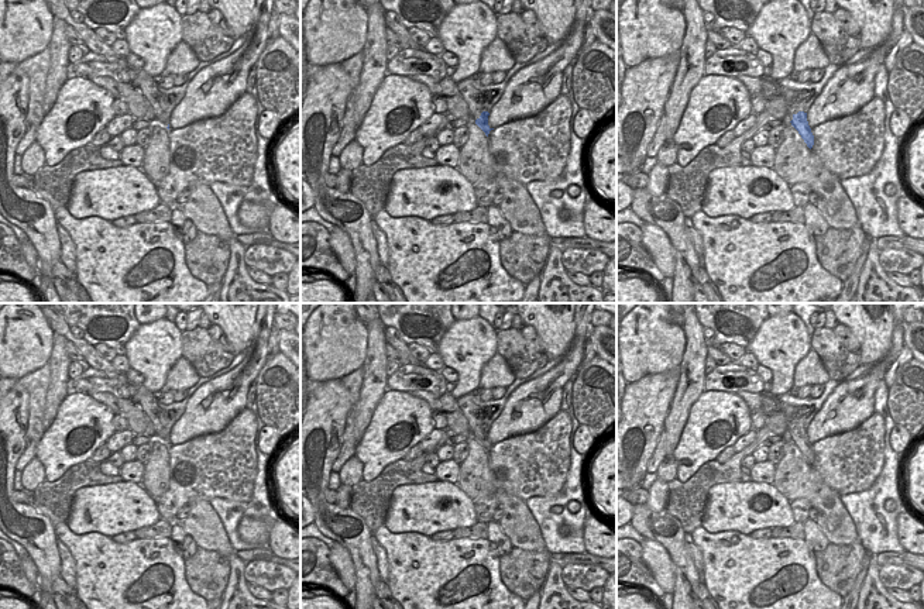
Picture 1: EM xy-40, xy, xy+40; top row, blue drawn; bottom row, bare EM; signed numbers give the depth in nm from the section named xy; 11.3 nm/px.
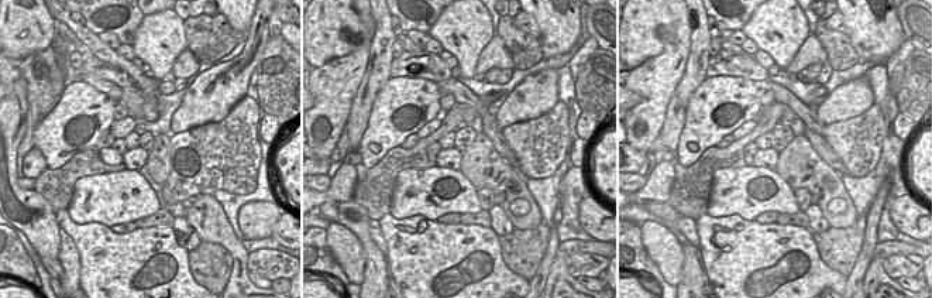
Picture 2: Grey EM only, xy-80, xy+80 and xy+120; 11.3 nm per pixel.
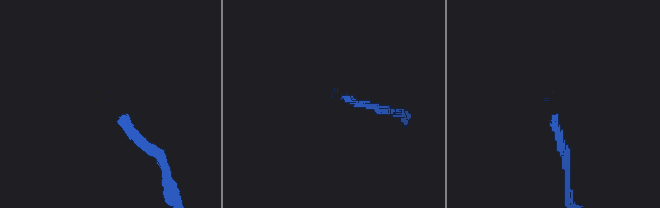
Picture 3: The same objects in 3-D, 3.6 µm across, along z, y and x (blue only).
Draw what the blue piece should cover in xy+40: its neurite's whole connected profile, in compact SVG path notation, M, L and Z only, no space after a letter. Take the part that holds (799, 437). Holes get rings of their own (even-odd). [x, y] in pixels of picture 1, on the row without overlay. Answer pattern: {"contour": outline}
{"contour": "M798 427L793 430L791 441L798 447L807 462L811 465L814 461L814 451L807 437L807 429Z"}

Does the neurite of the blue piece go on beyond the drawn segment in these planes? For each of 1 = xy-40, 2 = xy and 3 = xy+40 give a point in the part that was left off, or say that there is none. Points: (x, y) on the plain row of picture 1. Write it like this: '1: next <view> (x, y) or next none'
1: next none
2: next none
3: next none

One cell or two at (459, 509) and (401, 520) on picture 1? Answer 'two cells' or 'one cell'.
one cell

